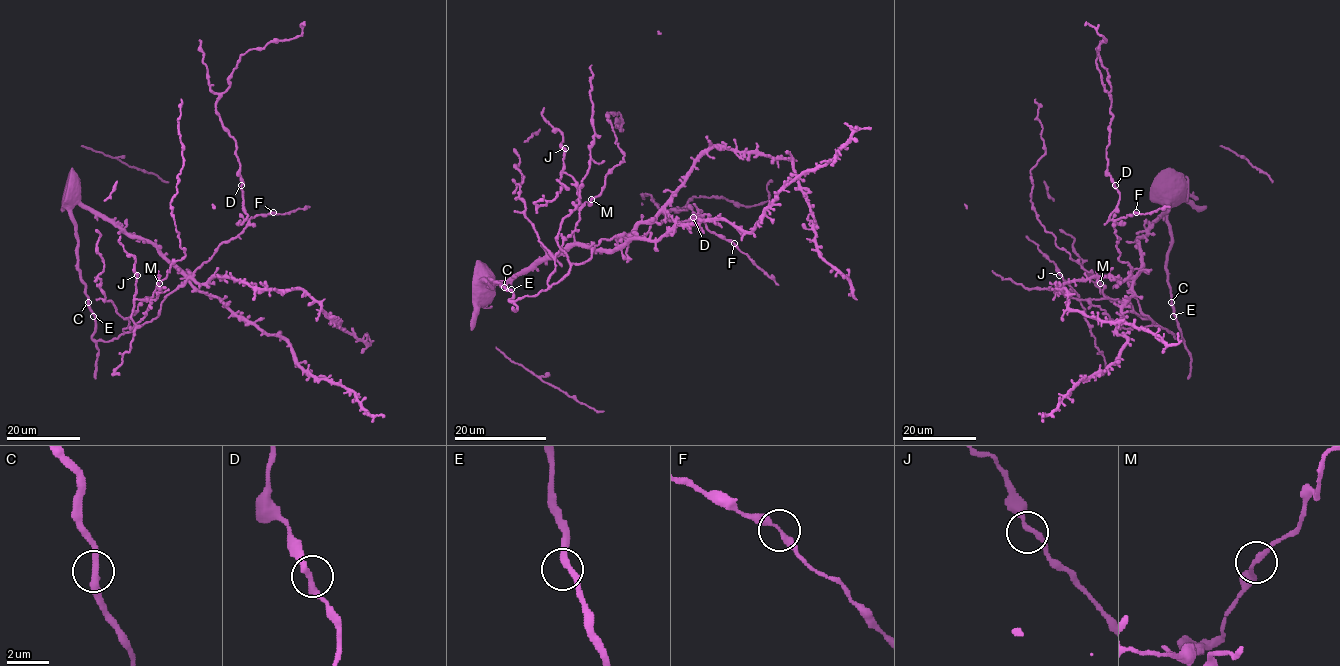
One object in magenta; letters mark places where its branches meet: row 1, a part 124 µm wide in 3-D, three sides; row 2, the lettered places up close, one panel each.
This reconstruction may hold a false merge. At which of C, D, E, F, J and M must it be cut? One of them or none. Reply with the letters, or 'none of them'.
none of them

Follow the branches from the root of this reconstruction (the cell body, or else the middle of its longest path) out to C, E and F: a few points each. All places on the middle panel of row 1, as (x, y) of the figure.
C: (598, 243), (587, 262), (573, 263), (556, 283), (536, 295), (510, 301), (513, 293), (504, 287)
E: (598, 243), (587, 262), (573, 263), (556, 283), (536, 295), (510, 301), (513, 296), (511, 289)
F: (598, 243), (623, 233), (642, 238), (653, 222), (687, 222), (698, 216), (708, 230), (733, 243)

